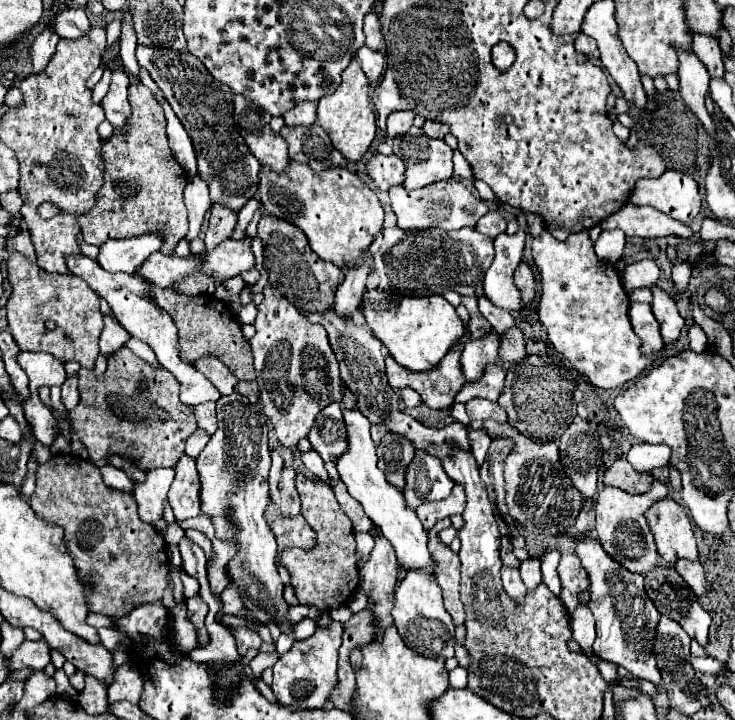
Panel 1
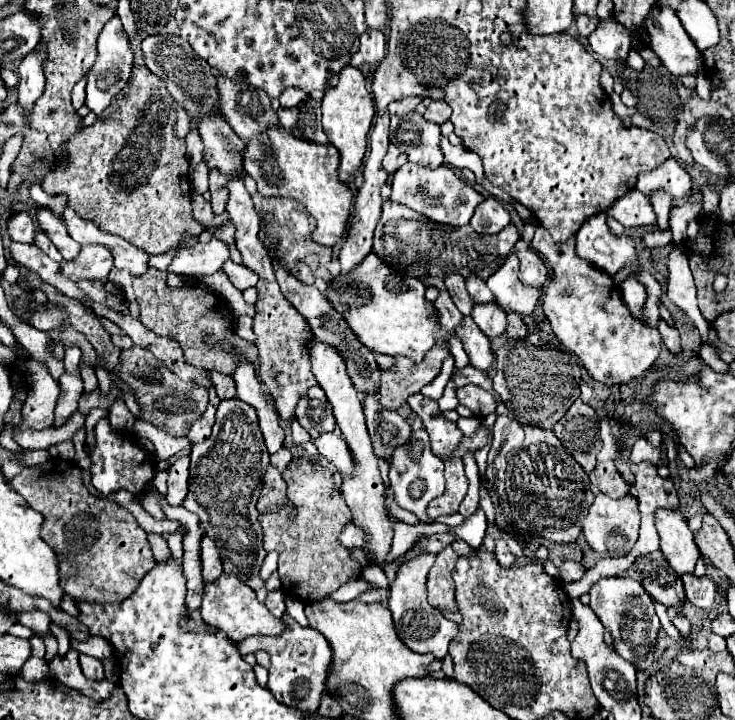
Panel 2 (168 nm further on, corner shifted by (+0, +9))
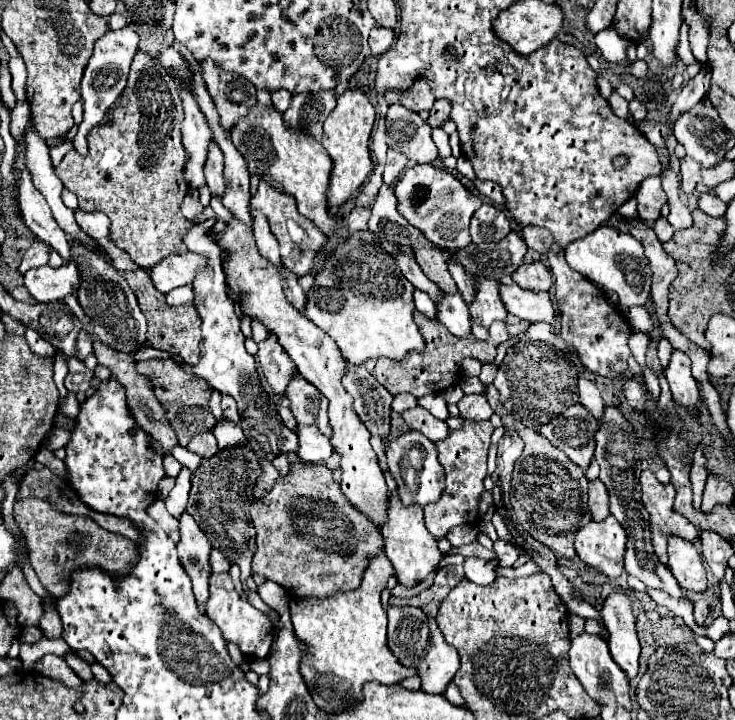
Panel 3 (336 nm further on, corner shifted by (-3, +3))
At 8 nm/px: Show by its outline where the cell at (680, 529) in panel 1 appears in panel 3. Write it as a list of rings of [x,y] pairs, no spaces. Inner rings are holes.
[[[670,536],[668,568],[686,592],[706,590],[706,570],[700,552],[688,540],[682,540],[680,536]]]

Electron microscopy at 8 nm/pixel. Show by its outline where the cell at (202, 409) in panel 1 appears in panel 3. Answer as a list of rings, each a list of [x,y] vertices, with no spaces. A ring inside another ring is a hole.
[[[202,432],[198,436],[194,436],[190,440],[190,444],[186,446],[190,452],[194,454],[200,454],[200,456],[214,456],[218,452],[218,446],[216,446],[216,438],[212,432]]]

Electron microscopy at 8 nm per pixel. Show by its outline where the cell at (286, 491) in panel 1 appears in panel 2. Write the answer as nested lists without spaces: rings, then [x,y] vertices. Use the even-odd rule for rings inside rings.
[[[281,448],[279,452],[271,454],[271,466],[279,468],[281,472],[285,470],[285,466],[289,466],[289,462],[291,462],[291,452],[287,448]]]

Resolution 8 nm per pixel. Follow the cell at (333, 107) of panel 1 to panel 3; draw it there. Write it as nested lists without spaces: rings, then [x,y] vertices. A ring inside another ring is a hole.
[[[348,88],[344,94],[338,96],[336,108],[330,112],[330,116],[324,122],[324,134],[322,134],[322,146],[330,154],[334,168],[330,174],[330,186],[328,186],[328,206],[338,208],[342,206],[352,194],[358,192],[358,188],[364,184],[368,174],[372,172],[372,160],[368,150],[368,138],[372,132],[376,112],[370,104],[368,96],[362,92],[362,88]]]

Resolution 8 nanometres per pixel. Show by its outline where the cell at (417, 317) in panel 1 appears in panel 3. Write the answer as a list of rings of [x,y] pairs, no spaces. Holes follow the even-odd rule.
[[[354,232],[346,244],[332,252],[324,264],[324,270],[316,274],[314,286],[308,292],[306,316],[338,344],[342,356],[350,364],[364,364],[366,360],[380,356],[404,360],[412,350],[422,352],[426,346],[426,340],[414,324],[414,286],[402,276],[396,260],[382,250],[372,232]]]

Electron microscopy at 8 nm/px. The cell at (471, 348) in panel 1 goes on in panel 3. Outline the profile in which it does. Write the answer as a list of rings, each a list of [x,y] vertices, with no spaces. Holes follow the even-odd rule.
[[[474,276],[474,280],[476,280],[478,296],[470,304],[472,320],[484,328],[490,328],[494,320],[506,320],[508,312],[500,300],[498,282],[484,278],[484,276]]]

